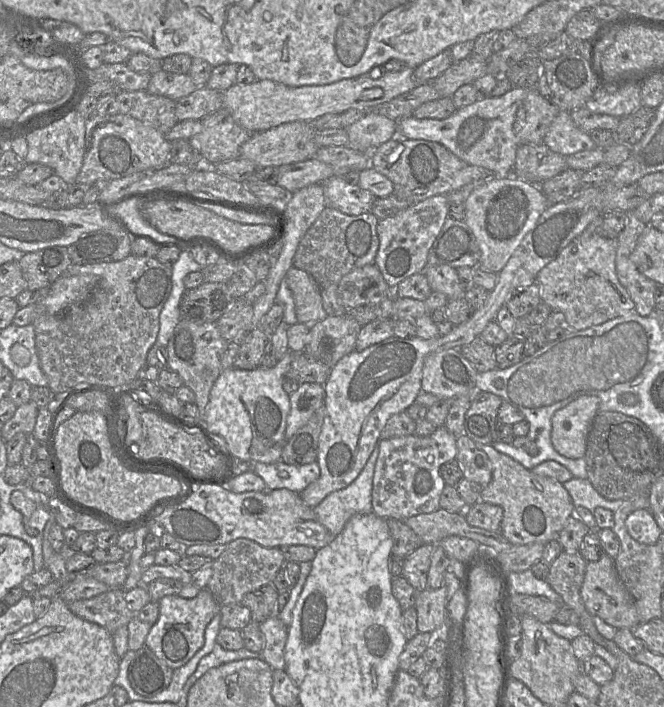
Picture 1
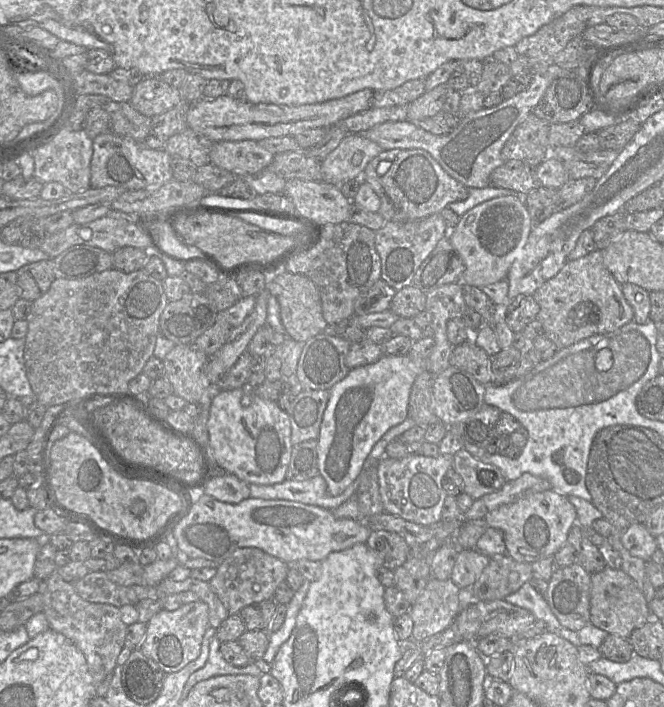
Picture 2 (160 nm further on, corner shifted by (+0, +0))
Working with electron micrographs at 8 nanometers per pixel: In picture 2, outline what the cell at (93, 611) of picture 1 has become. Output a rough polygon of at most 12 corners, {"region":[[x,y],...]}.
{"region":[[57,570],[41,582],[49,628],[84,654],[94,685],[113,673],[127,627]]}

